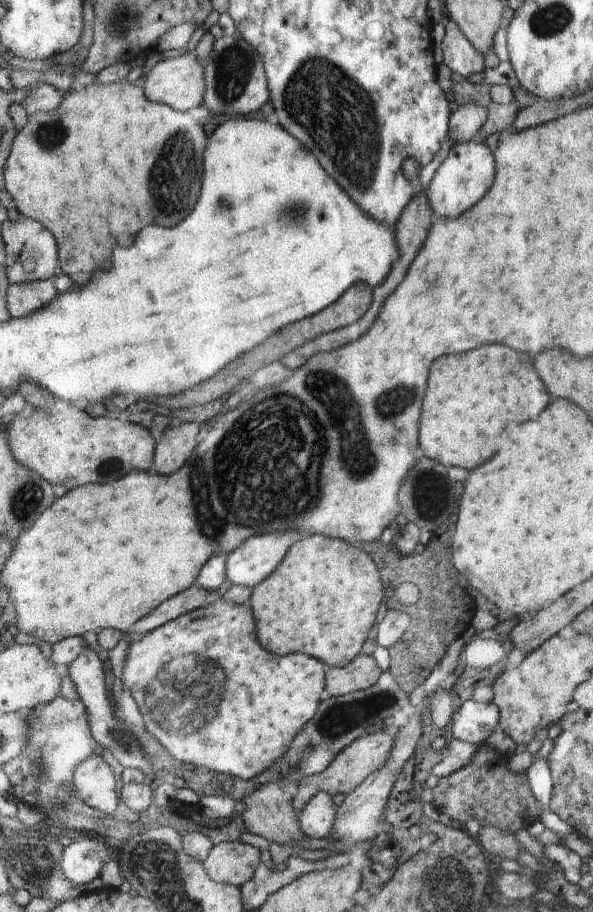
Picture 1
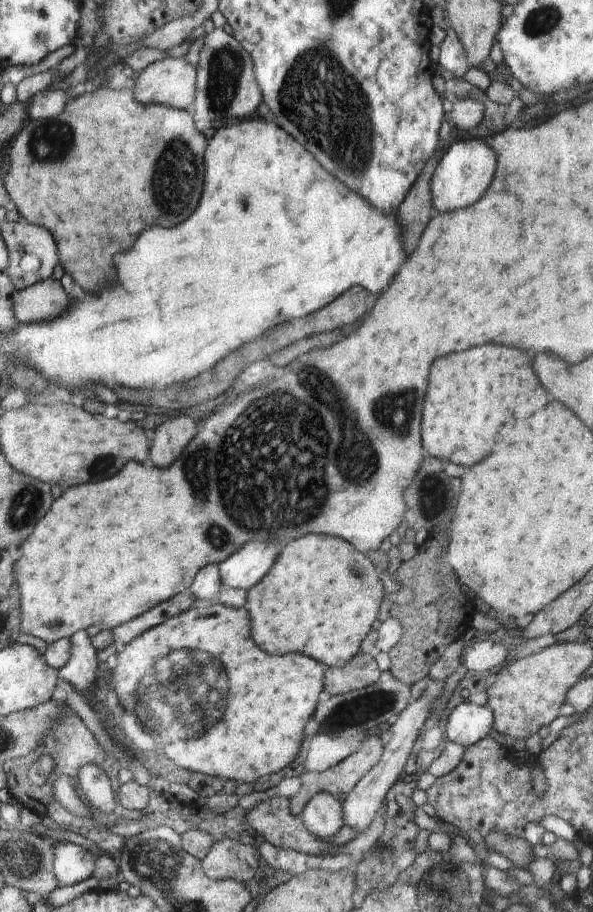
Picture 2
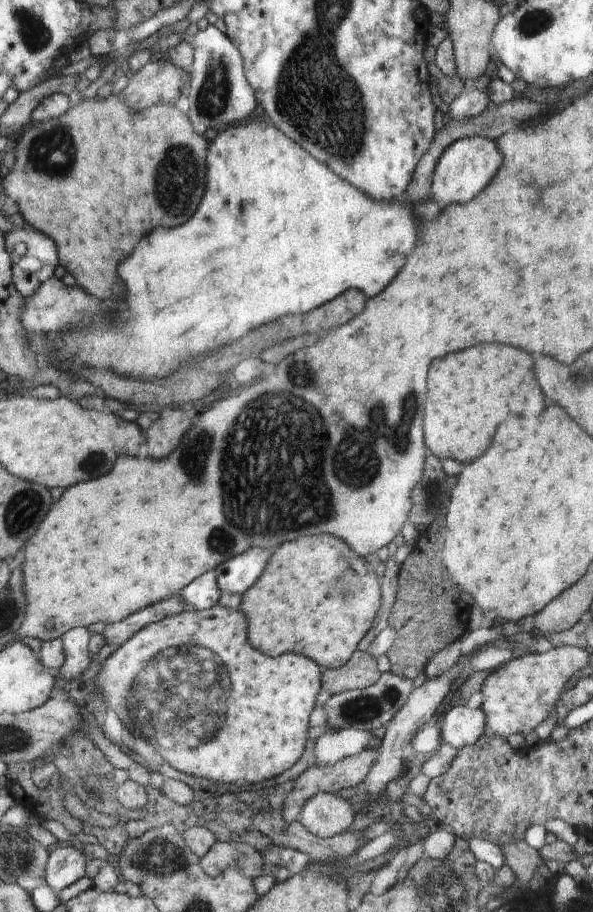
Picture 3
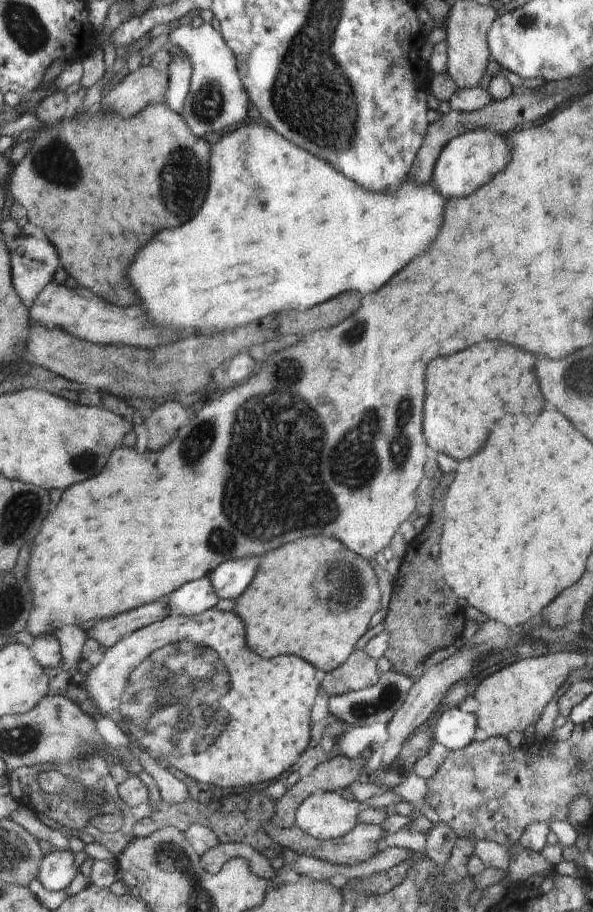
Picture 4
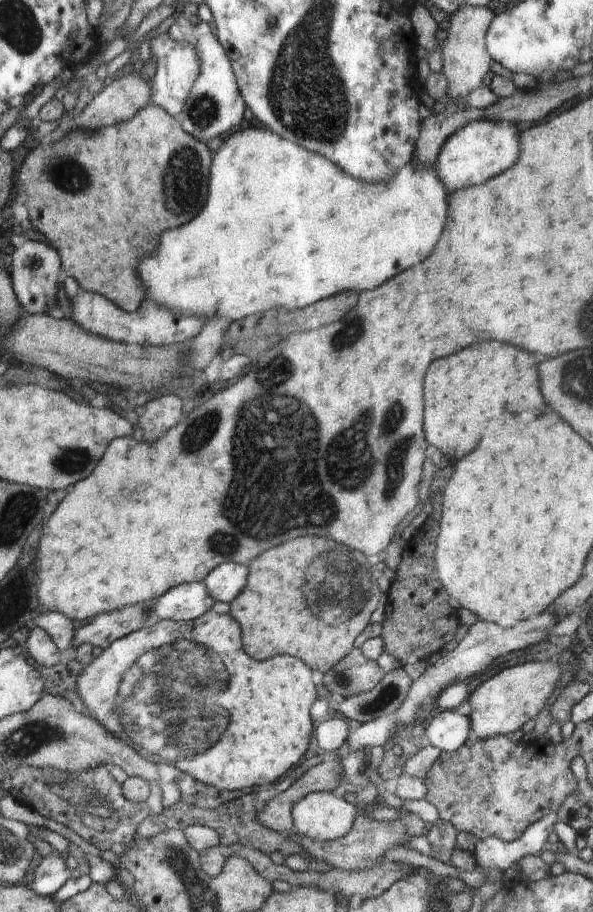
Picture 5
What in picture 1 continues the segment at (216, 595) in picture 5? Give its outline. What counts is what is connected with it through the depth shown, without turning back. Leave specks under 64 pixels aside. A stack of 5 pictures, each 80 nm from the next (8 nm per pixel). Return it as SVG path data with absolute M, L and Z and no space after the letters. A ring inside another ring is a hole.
M272 531L247 538L227 556L225 573L228 582L256 586L274 572L298 538L300 534L296 531Z

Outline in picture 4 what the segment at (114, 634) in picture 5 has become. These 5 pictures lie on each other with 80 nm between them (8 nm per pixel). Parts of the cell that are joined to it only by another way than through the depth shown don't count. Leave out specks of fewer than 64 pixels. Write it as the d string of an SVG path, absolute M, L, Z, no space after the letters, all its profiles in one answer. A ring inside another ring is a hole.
M165 598L142 605L121 615L98 621L93 628L86 632L88 638L95 638L102 646L109 649L124 635L131 635L132 632L136 632L146 625L161 621L168 614L169 606L166 604Z

